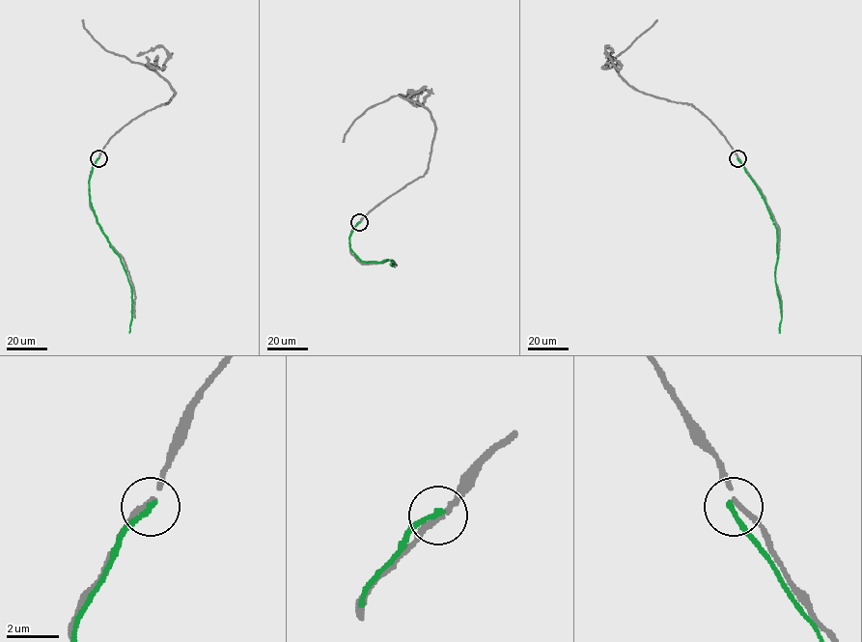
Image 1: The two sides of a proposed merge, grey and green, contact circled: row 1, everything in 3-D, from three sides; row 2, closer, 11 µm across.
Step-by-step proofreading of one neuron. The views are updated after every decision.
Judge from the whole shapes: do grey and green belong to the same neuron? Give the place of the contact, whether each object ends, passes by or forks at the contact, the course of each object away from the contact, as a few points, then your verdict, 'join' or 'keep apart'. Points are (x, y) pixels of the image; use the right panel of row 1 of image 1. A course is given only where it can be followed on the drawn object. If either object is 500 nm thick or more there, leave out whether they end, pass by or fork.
place (737, 158); grey passes by; green ends; course grey (737, 158), (714, 125), (693, 106), (639, 92), (624, 80), (611, 62), (656, 19); course green (737, 158), (760, 192), (776, 229), (774, 272), (781, 313), (779, 332); keep apart

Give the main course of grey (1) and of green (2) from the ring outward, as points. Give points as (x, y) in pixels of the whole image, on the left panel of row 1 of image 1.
1: (98, 158), (107, 141), (125, 125), (167, 103), (175, 92), (156, 72), (105, 50), (87, 32), (82, 19)
2: (98, 158), (89, 181), (90, 202), (103, 234), (120, 257), (131, 288), (129, 332)

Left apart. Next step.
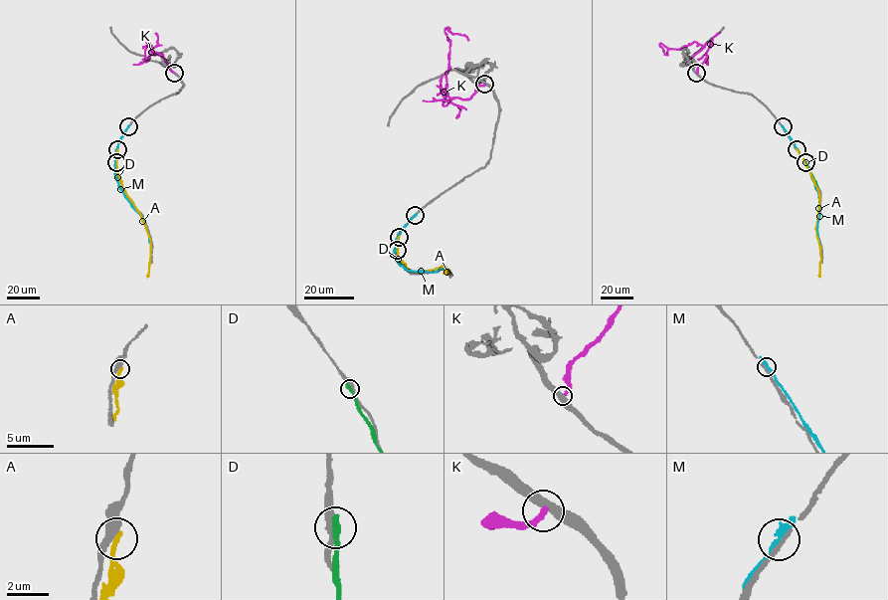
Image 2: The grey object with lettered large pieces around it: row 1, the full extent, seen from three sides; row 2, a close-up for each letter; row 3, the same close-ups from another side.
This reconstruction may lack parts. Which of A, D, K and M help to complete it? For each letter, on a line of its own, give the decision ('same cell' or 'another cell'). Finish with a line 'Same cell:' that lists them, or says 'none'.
A: another cell
D: another cell
K: another cell
M: another cell
Same cell: none

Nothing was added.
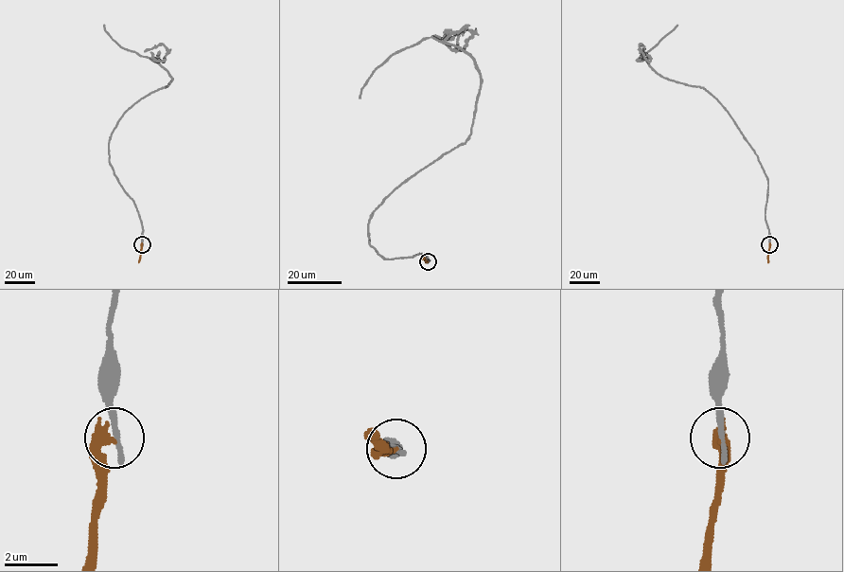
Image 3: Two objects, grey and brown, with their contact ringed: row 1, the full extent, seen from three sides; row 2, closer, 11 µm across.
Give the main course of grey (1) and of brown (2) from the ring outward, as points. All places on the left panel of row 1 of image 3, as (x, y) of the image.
1: (142, 244), (134, 202), (109, 162), (110, 138), (122, 115), (172, 78), (158, 63), (121, 47), (104, 25)
2: (142, 244), (138, 262)

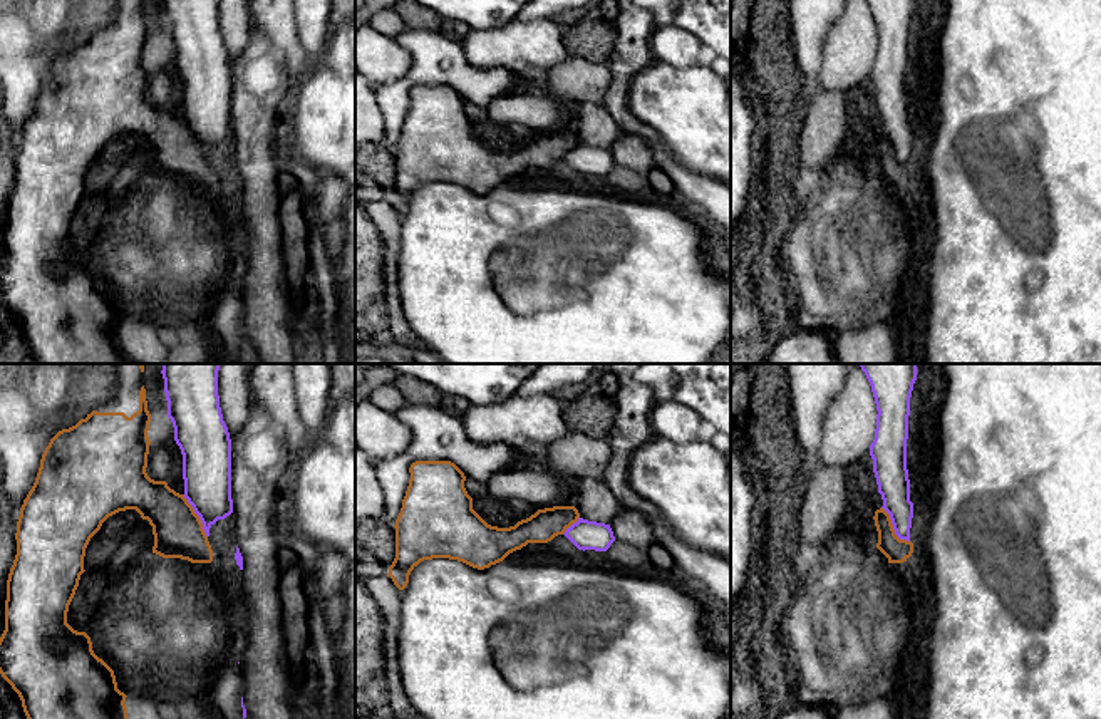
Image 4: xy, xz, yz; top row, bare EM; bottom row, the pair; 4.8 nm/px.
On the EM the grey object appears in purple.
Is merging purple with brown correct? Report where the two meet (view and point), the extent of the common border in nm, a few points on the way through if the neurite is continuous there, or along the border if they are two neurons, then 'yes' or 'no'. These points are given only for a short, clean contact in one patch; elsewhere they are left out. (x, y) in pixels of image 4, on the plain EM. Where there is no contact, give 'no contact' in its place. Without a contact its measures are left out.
meets purple in xy at (198, 139); contact 240 nm long; border along xy (183, 119), (198, 141), (206, 161); no

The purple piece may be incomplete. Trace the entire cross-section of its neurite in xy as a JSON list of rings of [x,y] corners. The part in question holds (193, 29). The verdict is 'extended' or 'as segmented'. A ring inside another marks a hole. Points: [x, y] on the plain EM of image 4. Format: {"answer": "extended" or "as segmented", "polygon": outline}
{"answer": "as segmented", "polygon": [[[163,0],[163,3],[168,42],[183,79],[184,122],[209,161],[209,153],[233,137],[231,64],[220,32],[218,0]]]}

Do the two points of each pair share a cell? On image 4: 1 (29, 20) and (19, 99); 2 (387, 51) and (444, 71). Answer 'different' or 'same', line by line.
1: same
2: different

